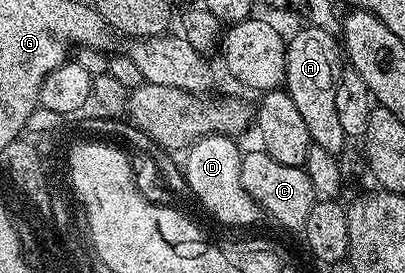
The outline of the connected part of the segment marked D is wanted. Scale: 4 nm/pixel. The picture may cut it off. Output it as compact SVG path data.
M210 135L200 137L193 145L189 145L184 157L184 177L188 180L187 192L203 197L204 204L212 209L216 216L222 219L220 225L252 225L262 210L250 195L246 195L246 187L242 187L242 171L240 158L242 149L236 146L237 142L231 137Z

